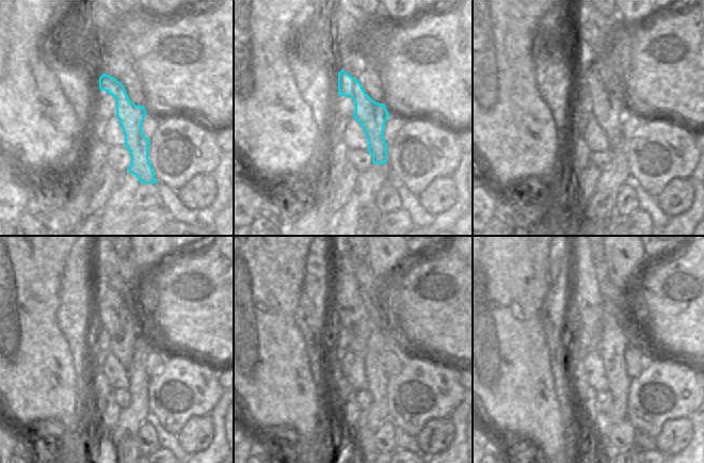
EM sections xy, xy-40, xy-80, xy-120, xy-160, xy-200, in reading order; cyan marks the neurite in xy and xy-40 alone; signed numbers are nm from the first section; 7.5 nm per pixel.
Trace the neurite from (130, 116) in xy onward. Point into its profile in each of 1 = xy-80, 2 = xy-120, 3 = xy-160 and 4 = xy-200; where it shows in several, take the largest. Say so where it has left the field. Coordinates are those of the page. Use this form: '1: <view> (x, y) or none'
1: xy-80 (609, 111)
2: xy-120 (110, 314)
3: xy-160 (350, 313)
4: xy-200 (588, 303)

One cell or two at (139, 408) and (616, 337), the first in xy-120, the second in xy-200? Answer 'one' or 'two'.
one

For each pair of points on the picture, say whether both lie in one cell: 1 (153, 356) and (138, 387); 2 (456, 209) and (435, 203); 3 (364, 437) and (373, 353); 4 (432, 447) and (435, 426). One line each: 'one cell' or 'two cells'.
1: two cells
2: two cells
3: one cell
4: one cell

